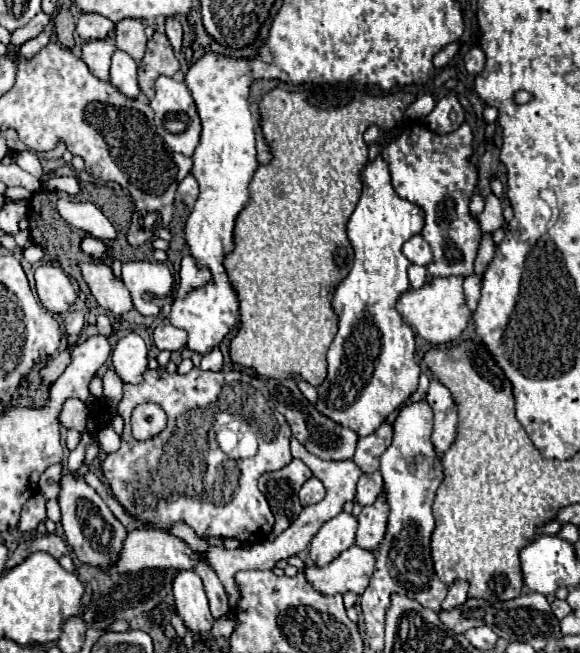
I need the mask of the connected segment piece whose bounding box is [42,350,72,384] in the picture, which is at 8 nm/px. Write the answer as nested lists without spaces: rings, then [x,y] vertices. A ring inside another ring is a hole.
[[[68,350],[50,356],[50,358],[48,358],[48,366],[42,368],[42,376],[44,376],[44,380],[52,384],[52,382],[66,370],[66,366],[70,364],[70,358],[72,358],[72,352],[68,352]]]

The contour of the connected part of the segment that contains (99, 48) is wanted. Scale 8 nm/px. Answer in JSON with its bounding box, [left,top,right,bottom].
[82,38,116,82]

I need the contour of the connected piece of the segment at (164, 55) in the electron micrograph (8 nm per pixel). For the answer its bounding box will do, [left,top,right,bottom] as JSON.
[138,32,178,96]

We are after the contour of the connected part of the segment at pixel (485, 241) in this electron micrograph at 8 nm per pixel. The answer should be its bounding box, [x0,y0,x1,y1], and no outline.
[474,236,496,276]

